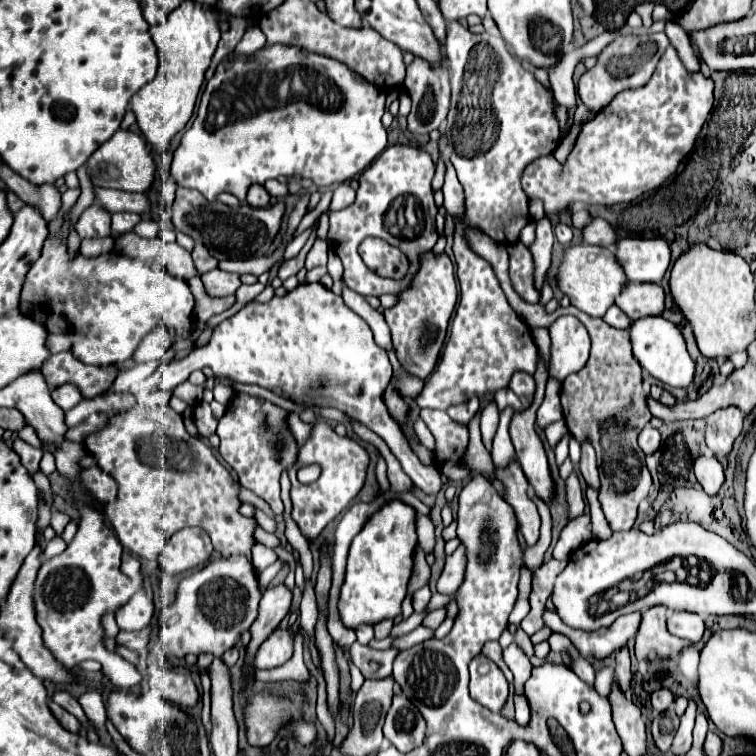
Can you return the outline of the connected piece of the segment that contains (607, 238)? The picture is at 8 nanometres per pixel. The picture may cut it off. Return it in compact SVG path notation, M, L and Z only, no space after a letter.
M595 217L585 229L583 229L583 239L589 245L601 245L601 247L611 247L619 241L617 229L613 229L605 219Z

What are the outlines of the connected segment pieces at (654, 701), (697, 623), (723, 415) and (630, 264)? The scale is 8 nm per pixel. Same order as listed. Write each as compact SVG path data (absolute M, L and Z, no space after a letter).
M665 687L651 693L651 705L655 711L665 711L673 703L673 693Z
M669 611L667 629L669 629L669 633L673 633L681 639L689 639L693 643L699 643L705 633L705 621L701 615L695 615L695 613Z
M737 407L715 411L707 421L707 447L713 455L729 455L735 439L743 431L743 413Z
M621 239L617 243L617 257L623 263L627 279L637 283L661 283L671 265L671 249L665 239Z

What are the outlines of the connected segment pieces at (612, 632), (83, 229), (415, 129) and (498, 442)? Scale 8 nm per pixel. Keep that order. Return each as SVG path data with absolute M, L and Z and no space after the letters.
M637 611L637 613L621 615L611 627L603 627L593 633L579 631L567 625L563 627L557 625L557 631L565 633L583 657L589 657L591 653L595 659L603 659L611 655L611 651L617 651L621 645L625 645L629 637L635 637L635 631L639 631L639 619L641 613Z
M101 205L87 207L75 223L75 231L81 239L87 237L109 237L111 235L111 213Z
M415 59L415 61L407 67L405 87L407 87L409 97L411 97L411 101L413 101L411 113L409 113L409 117L407 117L407 129L409 129L409 133L413 133L413 135L427 135L427 133L435 131L435 129L443 123L443 119L447 117L447 111L449 111L451 85L449 85L447 65L443 63L443 67L431 69L427 61Z
M505 409L501 413L499 429L497 429L497 435L493 439L491 457L493 457L495 467L507 467L507 463L515 461L515 449L513 449L513 443L509 439L509 423L511 423L511 419L513 419L511 409Z

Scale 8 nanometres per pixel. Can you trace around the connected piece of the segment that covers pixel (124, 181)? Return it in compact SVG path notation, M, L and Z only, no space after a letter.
M119 129L107 143L103 143L87 161L87 173L95 187L119 189L131 193L145 193L155 181L155 157L145 139L133 131Z

